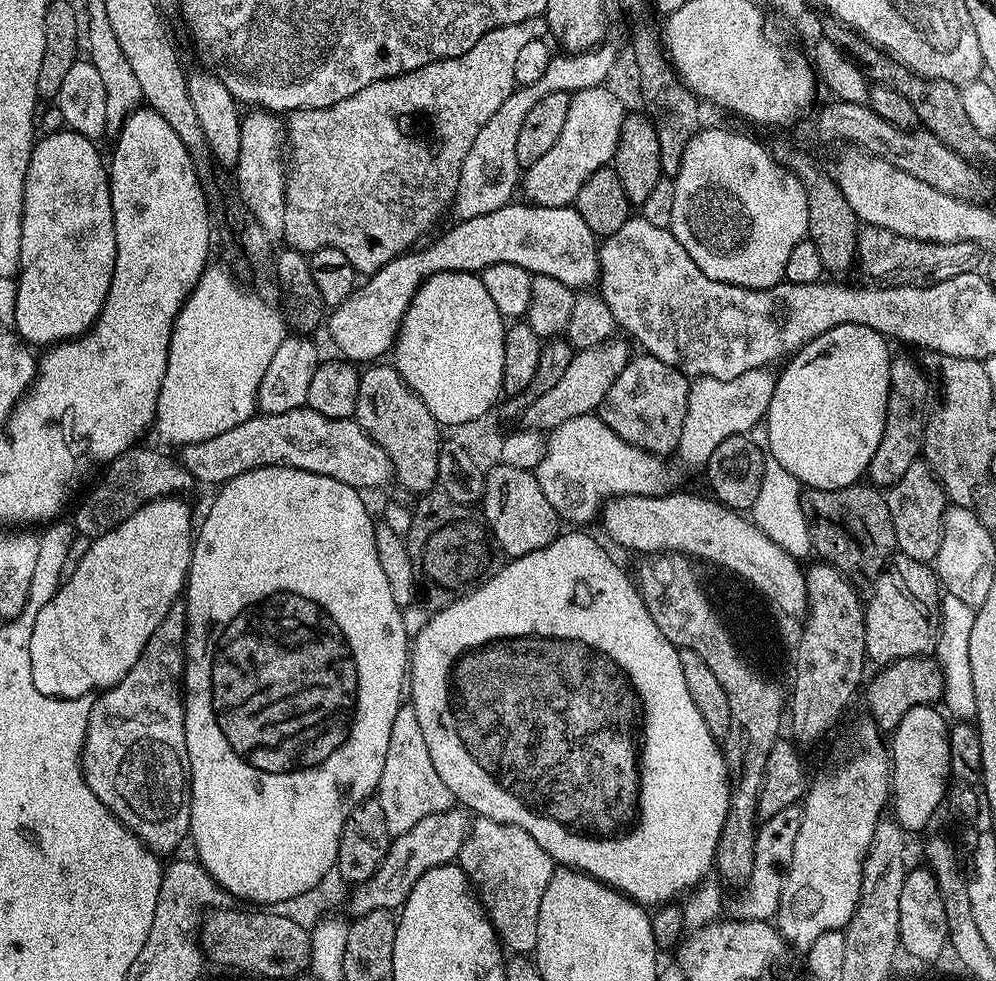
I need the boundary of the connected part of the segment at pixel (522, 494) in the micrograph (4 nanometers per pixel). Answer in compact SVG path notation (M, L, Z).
M496 464L486 472L482 515L499 551L503 555L505 552L508 558L542 550L550 546L550 542L554 542L562 532L560 516L554 506L550 506L546 494L542 494L542 486L538 486L535 471L509 464Z

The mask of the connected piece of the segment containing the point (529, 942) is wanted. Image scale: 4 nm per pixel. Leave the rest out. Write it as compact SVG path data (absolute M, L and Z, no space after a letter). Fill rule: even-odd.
M476 818L471 821L458 863L472 881L501 945L512 954L535 953L538 910L554 871L550 854L546 854L546 850L542 850L542 846L518 826Z

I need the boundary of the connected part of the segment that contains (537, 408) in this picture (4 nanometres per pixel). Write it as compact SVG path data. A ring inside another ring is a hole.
M613 338L596 347L577 351L565 373L562 374L561 381L554 386L553 390L550 390L550 393L542 394L523 412L522 421L525 422L523 425L531 431L551 432L570 418L595 413L605 400L606 393L615 379L631 360L632 350L628 346L629 341L624 340Z

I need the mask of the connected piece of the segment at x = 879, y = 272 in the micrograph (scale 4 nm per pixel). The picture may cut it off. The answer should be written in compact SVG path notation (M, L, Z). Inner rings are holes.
M864 226L856 237L856 264L872 282L888 284L933 284L958 274L977 271L978 249L970 242L926 242L894 234L885 228Z

